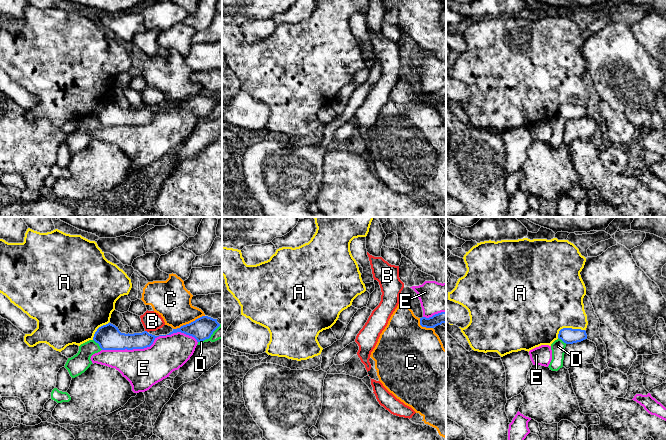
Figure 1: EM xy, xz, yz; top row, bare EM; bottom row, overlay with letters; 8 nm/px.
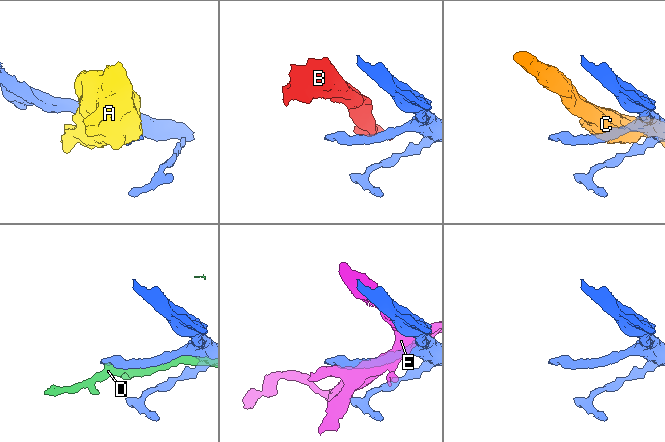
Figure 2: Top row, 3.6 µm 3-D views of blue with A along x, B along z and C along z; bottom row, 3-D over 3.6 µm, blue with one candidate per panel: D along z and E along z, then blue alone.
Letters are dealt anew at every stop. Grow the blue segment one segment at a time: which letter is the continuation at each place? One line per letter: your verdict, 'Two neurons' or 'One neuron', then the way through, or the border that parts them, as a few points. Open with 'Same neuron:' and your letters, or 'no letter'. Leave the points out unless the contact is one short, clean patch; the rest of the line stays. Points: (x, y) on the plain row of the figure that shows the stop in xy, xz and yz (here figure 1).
Same neuron: no letter
A: Two neurons. Boundary: yz (584, 105), (562, 104), (557, 113)
B: Two neurons
C: Two neurons
D: Two neurons
E: Two neurons

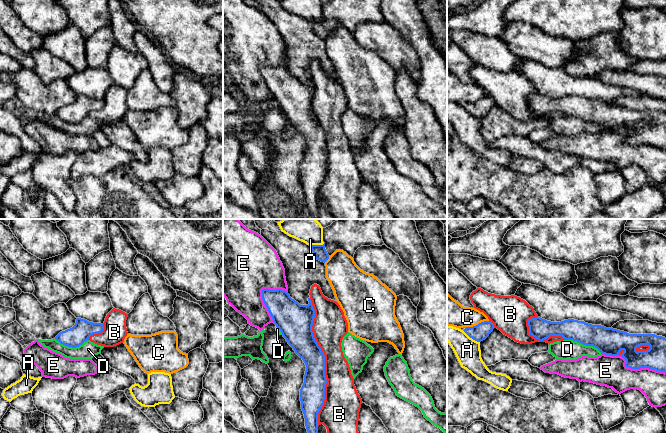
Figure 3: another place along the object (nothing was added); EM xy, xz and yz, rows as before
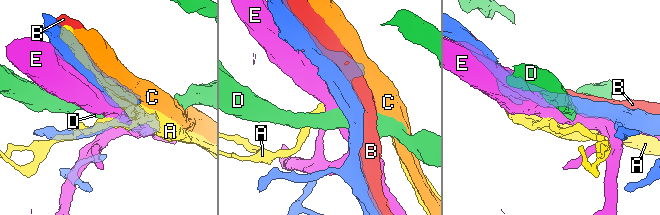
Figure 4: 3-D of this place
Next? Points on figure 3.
Same neuron: no letter
A: Two neurons
B: Two neurons
C: Two neurons
D: Two neurons
E: Two neurons

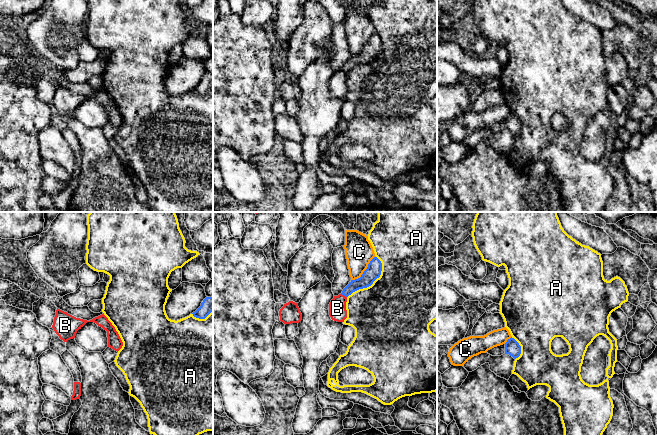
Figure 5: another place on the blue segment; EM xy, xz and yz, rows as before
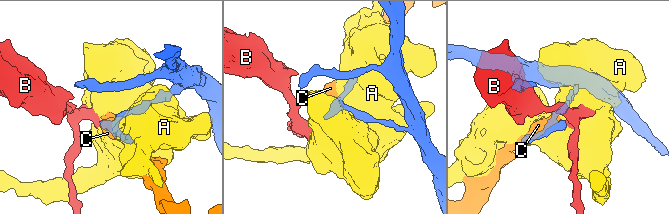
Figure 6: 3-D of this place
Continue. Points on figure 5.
Same neuron: no letter
A: Two neurons
B: Two neurons. Boundary: xz (341, 69), (346, 73)
C: Two neurons

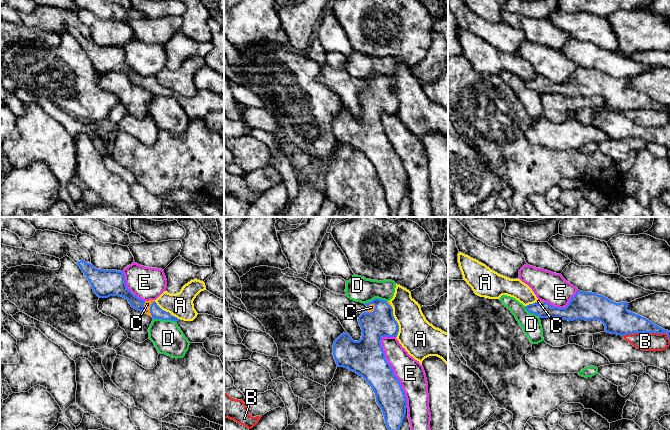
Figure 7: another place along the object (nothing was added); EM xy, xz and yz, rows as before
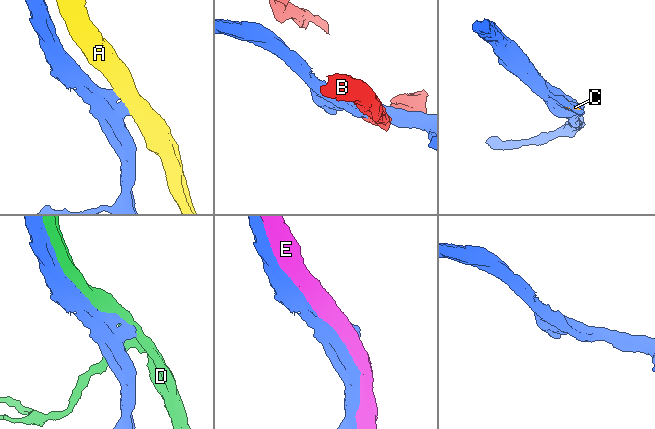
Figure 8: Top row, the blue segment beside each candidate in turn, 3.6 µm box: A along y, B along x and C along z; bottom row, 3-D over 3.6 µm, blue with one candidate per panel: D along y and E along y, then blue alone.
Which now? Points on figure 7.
Same neuron: C
A: Two neurons
B: Two neurons
C: One neuron. Path across: xy (157, 89), (150, 85), (147, 80)
D: Two neurons
E: Two neurons

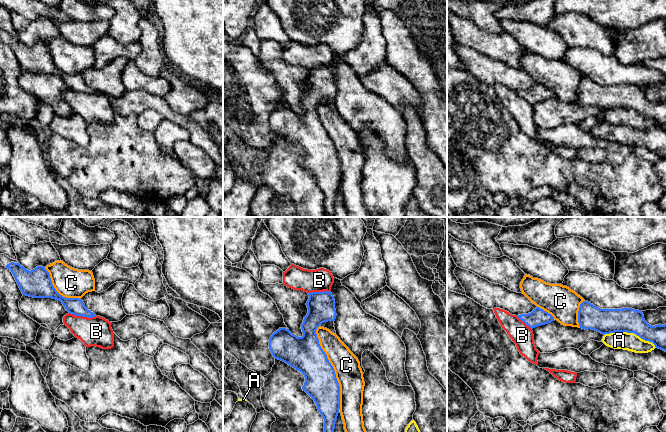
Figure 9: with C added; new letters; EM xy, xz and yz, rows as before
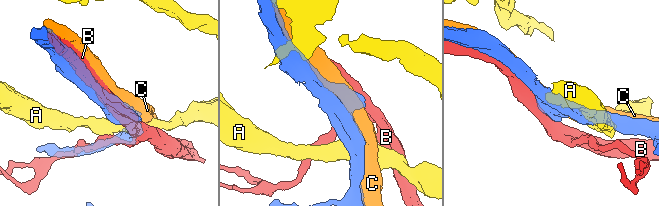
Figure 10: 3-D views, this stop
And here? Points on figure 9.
Same neuron: no letter
A: Two neurons
B: Two neurons
C: Two neurons

